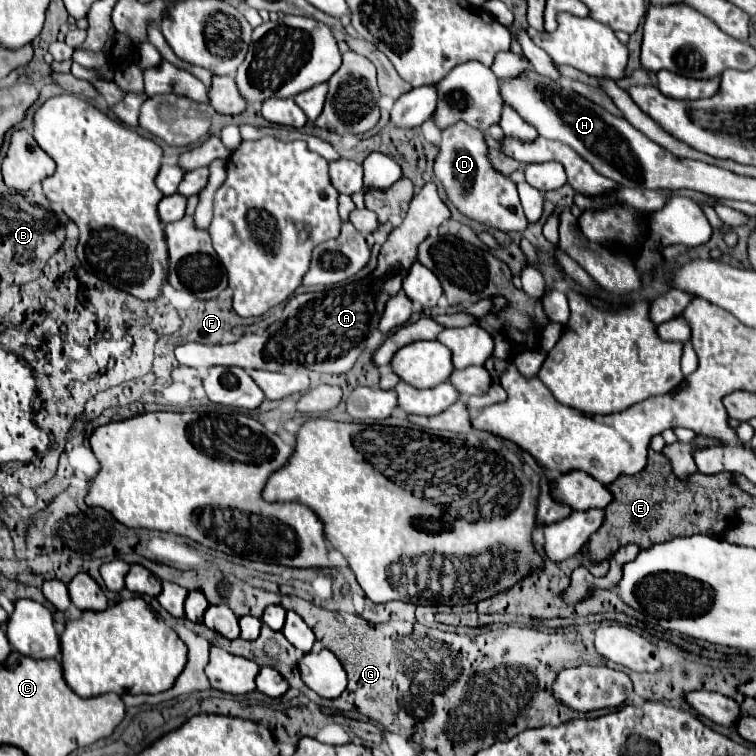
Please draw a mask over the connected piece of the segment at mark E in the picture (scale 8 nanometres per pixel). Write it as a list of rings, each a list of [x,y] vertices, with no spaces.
[[[649,450],[647,466],[637,474],[621,474],[615,482],[607,484],[613,494],[611,504],[605,508],[605,518],[601,528],[583,546],[583,556],[591,562],[603,562],[613,556],[621,544],[637,544],[647,550],[653,544],[669,542],[679,536],[721,536],[727,526],[727,518],[735,514],[737,496],[745,494],[731,482],[731,474],[711,474],[705,476],[695,472],[695,478],[681,482],[673,476],[669,460],[661,452]]]

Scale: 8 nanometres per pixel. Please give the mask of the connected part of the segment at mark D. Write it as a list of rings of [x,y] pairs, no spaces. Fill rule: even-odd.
[[[457,122],[455,126],[443,130],[443,140],[433,164],[433,172],[443,184],[447,198],[465,218],[481,222],[499,232],[523,232],[527,228],[529,222],[517,196],[517,184],[493,168],[489,160],[489,146],[477,128]]]

